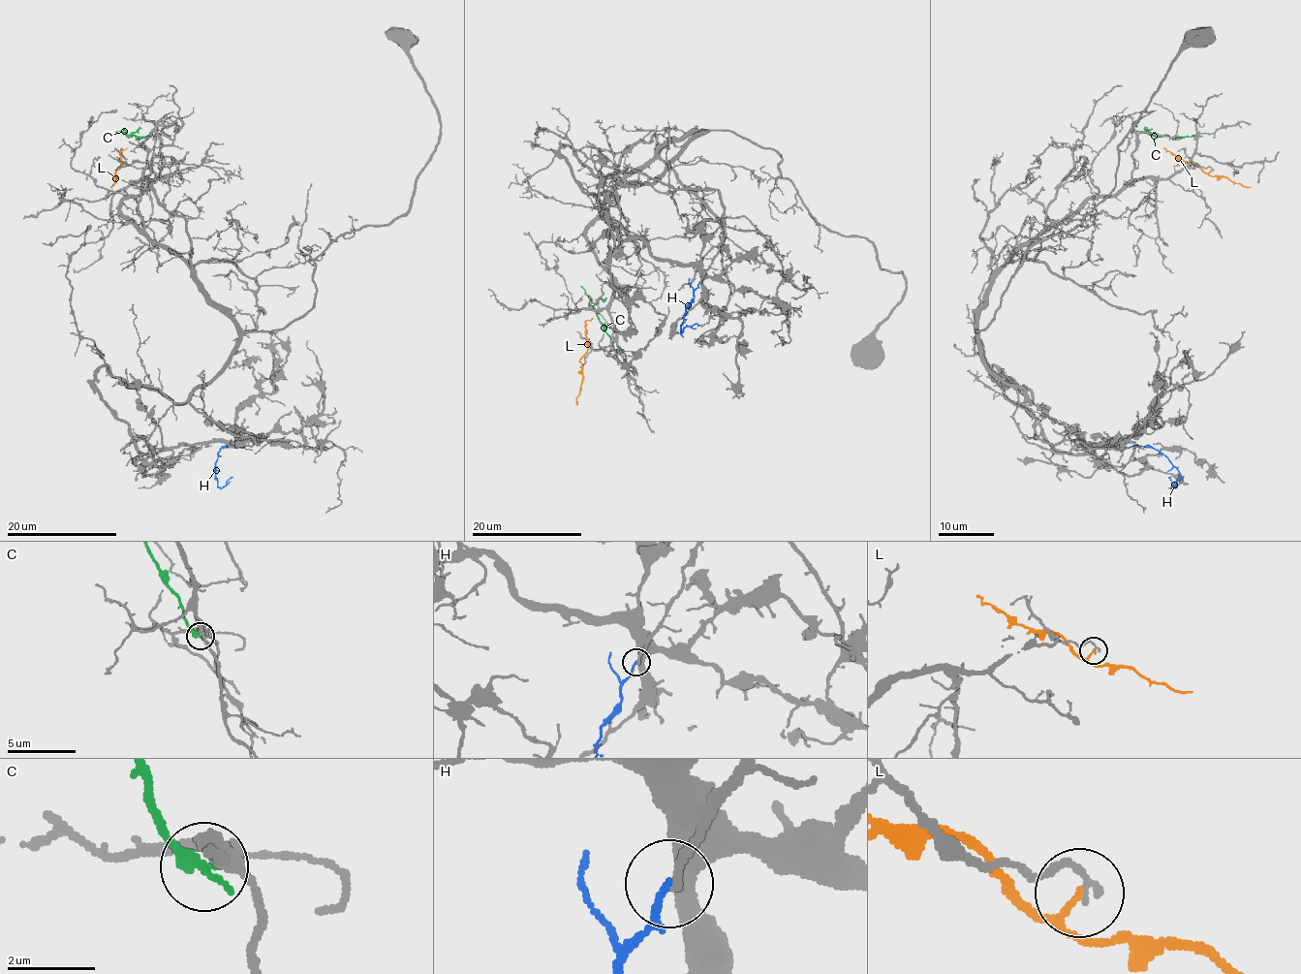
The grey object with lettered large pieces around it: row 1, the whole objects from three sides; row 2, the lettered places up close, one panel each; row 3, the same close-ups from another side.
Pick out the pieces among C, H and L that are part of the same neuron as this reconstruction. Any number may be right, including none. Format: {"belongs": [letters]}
{"belongs": []}

